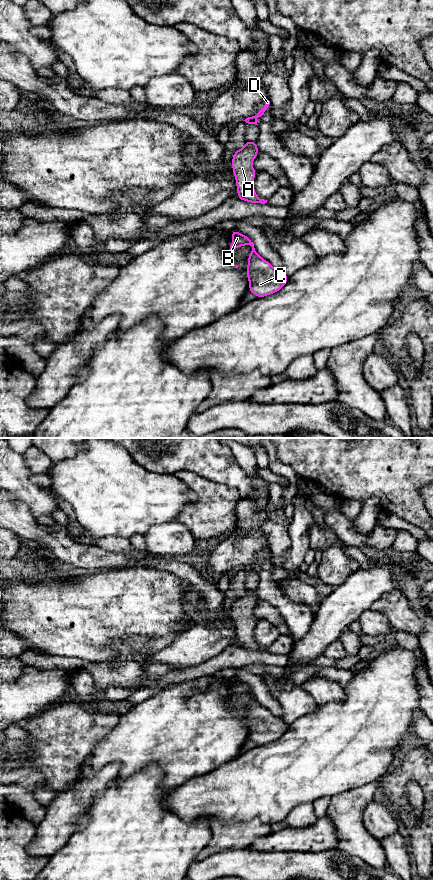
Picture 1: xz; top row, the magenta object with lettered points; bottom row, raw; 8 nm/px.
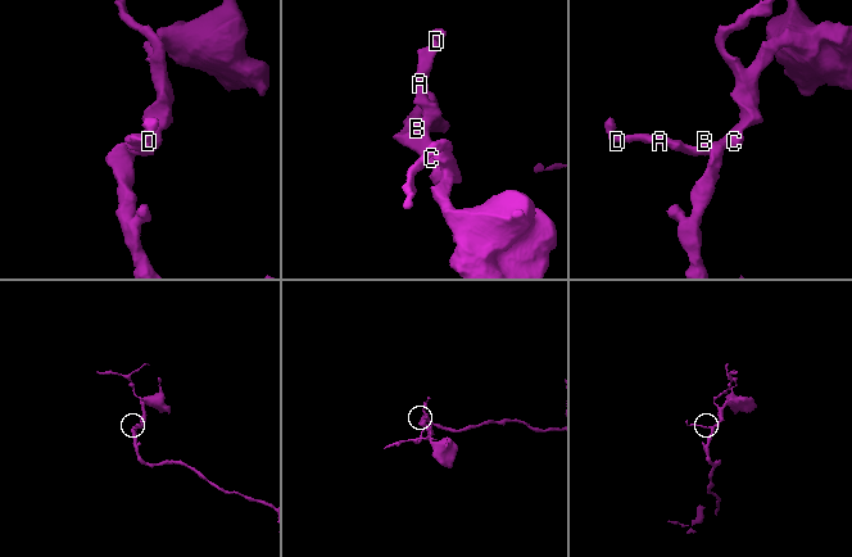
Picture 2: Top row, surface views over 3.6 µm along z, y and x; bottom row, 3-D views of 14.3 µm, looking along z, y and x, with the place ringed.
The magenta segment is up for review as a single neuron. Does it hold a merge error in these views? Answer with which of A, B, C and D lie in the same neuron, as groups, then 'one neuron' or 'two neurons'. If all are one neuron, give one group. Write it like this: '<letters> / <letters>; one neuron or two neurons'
A B C D; one neuron

